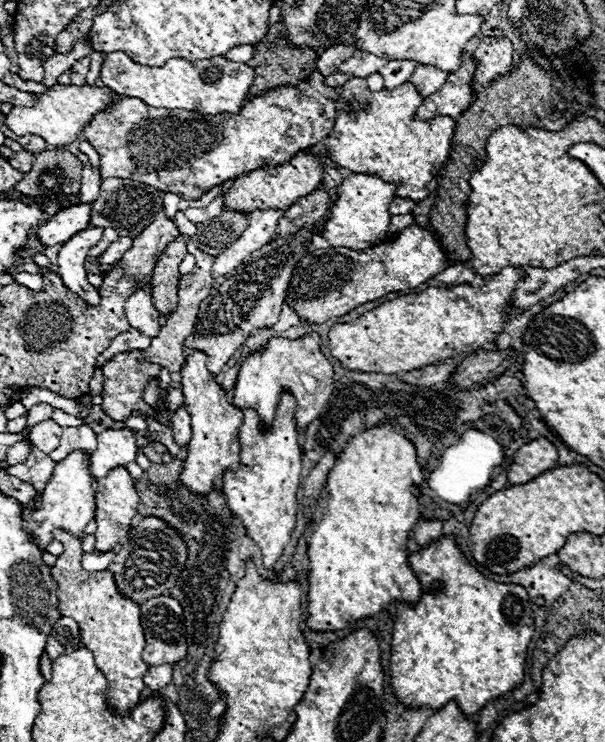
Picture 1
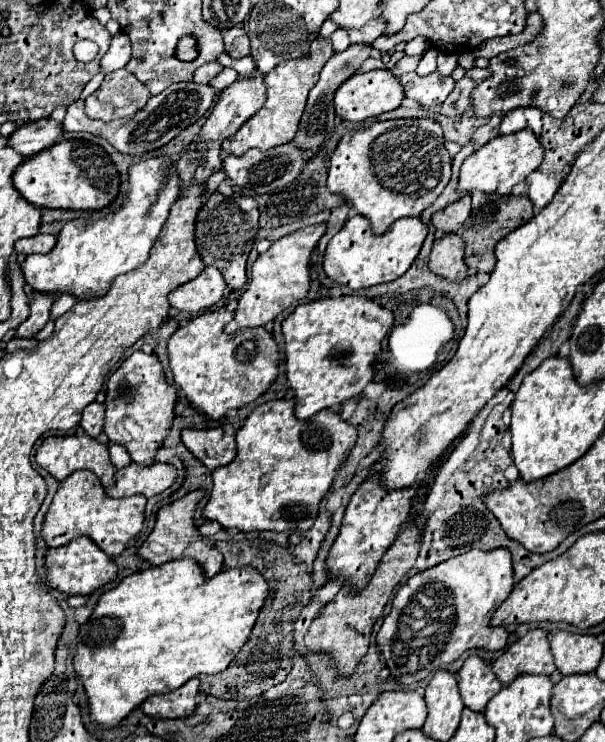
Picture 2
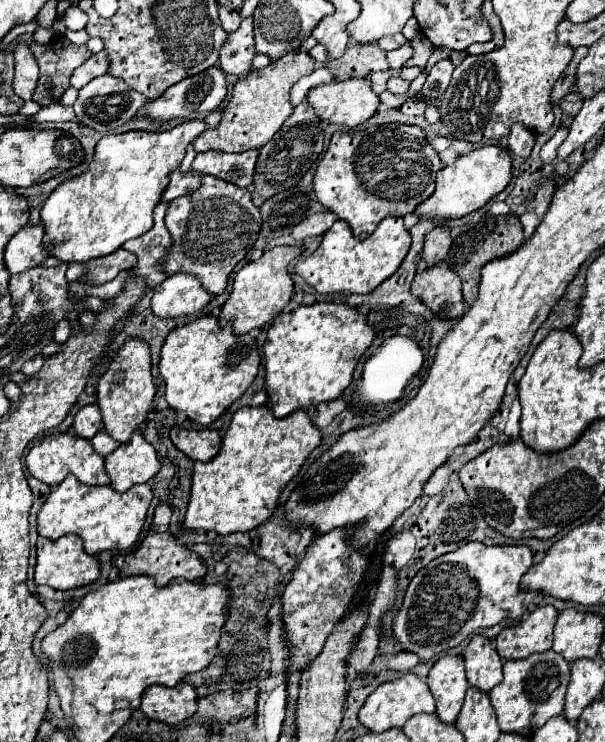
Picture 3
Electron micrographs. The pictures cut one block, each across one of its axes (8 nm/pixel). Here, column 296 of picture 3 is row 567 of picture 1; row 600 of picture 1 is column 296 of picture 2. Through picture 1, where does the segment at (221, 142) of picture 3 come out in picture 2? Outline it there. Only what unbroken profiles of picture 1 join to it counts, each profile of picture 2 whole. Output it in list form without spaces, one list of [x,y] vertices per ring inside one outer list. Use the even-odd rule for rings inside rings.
[[[318,36],[312,46],[310,46],[310,54],[304,58],[296,58],[296,60],[286,60],[284,64],[278,64],[268,76],[266,76],[266,88],[268,88],[268,100],[264,104],[264,108],[260,112],[256,112],[232,138],[228,138],[222,144],[222,150],[228,154],[244,154],[252,148],[258,150],[268,150],[280,144],[290,142],[296,132],[298,132],[298,124],[300,124],[300,116],[304,114],[304,106],[306,106],[306,98],[310,88],[318,82],[320,70],[324,68],[324,64],[330,60],[330,56],[334,54],[332,50],[332,42]]]

